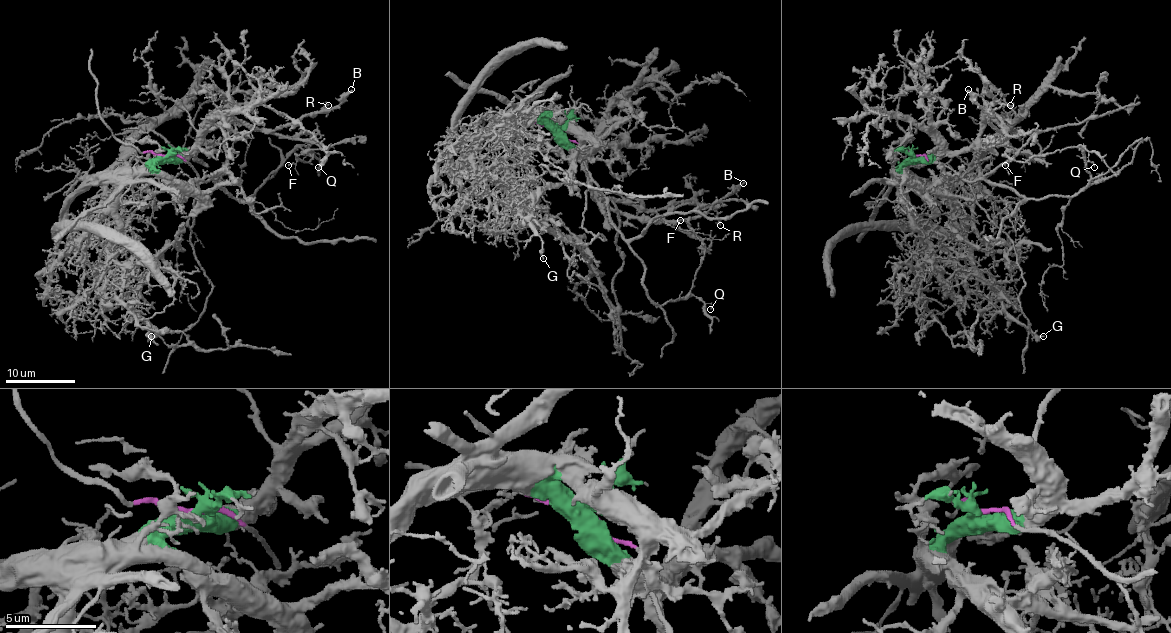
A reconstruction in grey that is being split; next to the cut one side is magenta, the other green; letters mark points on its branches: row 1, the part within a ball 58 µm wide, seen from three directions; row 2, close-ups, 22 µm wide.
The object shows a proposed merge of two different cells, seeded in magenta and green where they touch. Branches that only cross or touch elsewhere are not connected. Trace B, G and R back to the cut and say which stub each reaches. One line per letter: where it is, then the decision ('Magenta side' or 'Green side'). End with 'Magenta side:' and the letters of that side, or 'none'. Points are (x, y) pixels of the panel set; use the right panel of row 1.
B: Place: (968, 89). Green side
G: Place: (1043, 336). Green side
R: Place: (1010, 105). Green side
Magenta side: none

